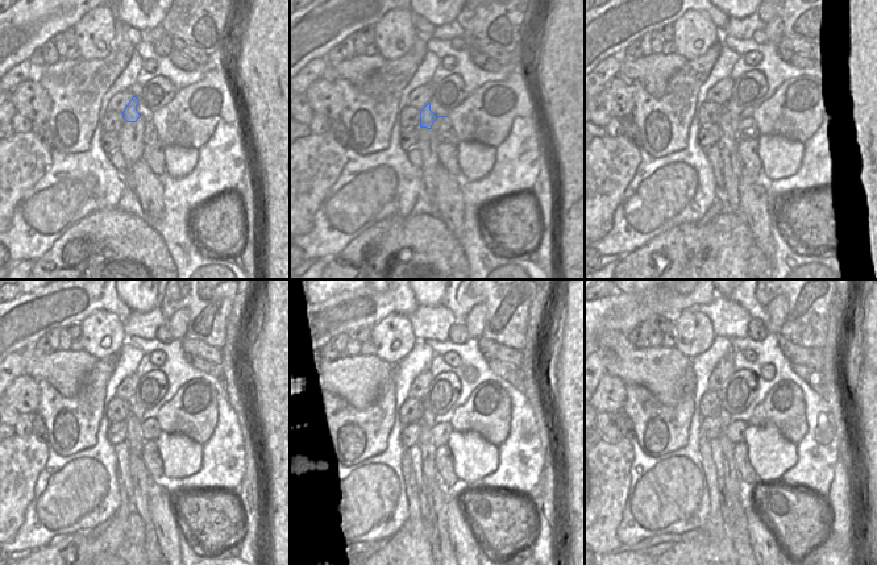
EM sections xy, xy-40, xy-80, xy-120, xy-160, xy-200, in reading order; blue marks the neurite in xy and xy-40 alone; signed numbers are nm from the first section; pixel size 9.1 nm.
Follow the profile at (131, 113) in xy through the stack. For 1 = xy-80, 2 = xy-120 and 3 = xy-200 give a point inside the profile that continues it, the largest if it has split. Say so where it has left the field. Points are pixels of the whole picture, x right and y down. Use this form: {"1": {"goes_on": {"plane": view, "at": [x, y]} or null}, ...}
{"1": {"goes_on": {"plane": "xy-80", "at": [723, 127]}}, "2": {"goes_on": {"plane": "xy-120", "at": [134, 440]}}, "3": {"goes_on": {"plane": "xy-200", "at": [736, 523]}}}

